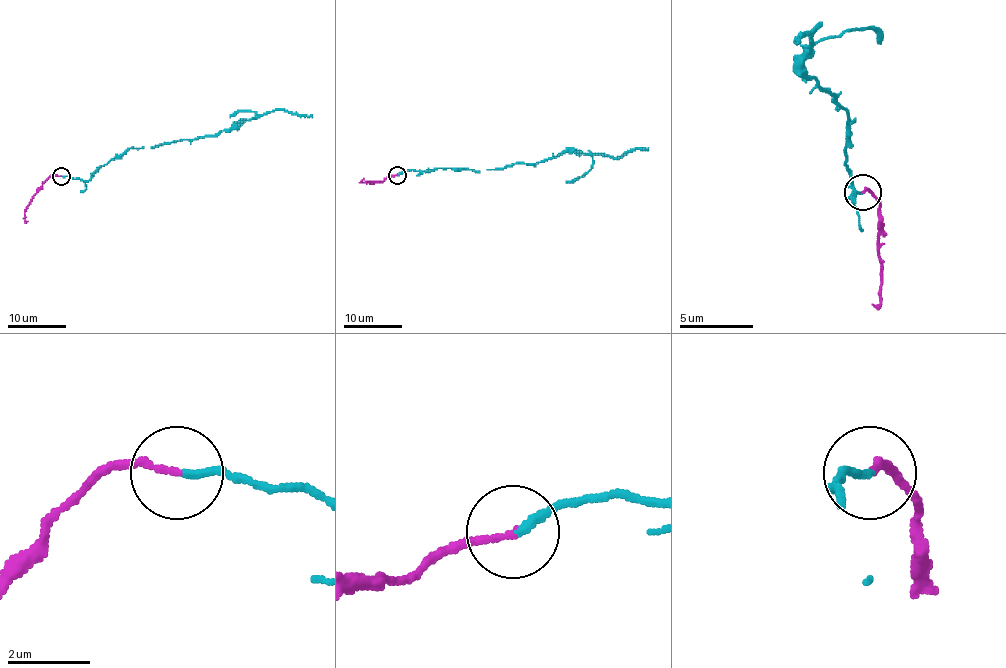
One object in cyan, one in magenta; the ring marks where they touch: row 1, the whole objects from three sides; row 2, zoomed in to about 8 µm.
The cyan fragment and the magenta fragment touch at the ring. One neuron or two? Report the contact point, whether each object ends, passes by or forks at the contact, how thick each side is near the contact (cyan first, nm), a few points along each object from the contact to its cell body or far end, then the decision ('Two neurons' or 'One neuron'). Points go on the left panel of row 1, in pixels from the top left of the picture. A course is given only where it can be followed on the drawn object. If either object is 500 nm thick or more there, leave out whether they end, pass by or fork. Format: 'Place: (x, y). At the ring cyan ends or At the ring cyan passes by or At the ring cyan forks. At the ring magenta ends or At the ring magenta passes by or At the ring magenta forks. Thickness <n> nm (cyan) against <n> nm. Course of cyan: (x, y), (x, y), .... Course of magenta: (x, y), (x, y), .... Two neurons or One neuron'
Place: (61, 176). At the ring cyan ends. At the ring magenta ends. Thickness 190 nm (cyan) against 140 nm. Course of cyan: (61, 176), (88, 180), (102, 166), (130, 148), (158, 146), (220, 133), (275, 110), (300, 116), (312, 114). Course of magenta: (61, 176), (51, 176), (42, 185), (25, 212), (28, 221). One neuron

